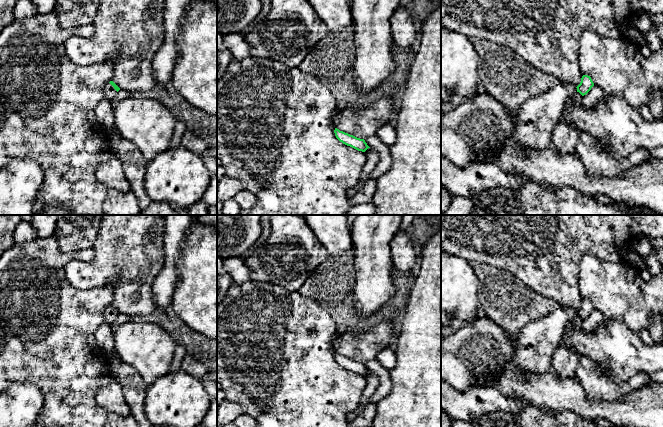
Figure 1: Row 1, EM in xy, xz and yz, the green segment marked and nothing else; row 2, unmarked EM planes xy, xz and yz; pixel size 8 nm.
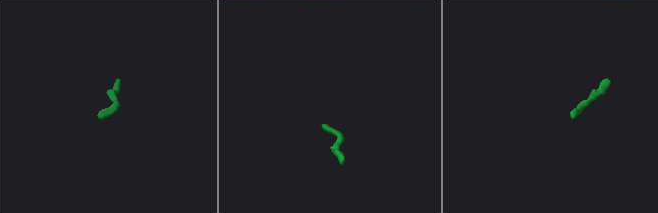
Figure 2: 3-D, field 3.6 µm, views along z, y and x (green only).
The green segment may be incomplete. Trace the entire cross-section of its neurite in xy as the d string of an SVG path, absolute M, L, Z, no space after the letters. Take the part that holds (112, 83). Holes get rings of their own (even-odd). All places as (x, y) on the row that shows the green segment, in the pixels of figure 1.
M110 81L104 89L104 99L111 101L116 93L120 90L120 88L113 82Z

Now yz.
M583 75L577 87L560 82L548 91L525 100L519 107L519 117L513 134L517 143L525 149L536 150L552 146L553 129L560 122L567 100L576 92L586 95L593 86L591 77Z

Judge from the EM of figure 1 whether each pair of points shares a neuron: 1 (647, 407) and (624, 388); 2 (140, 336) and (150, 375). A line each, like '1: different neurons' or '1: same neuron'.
1: different neurons
2: same neuron

